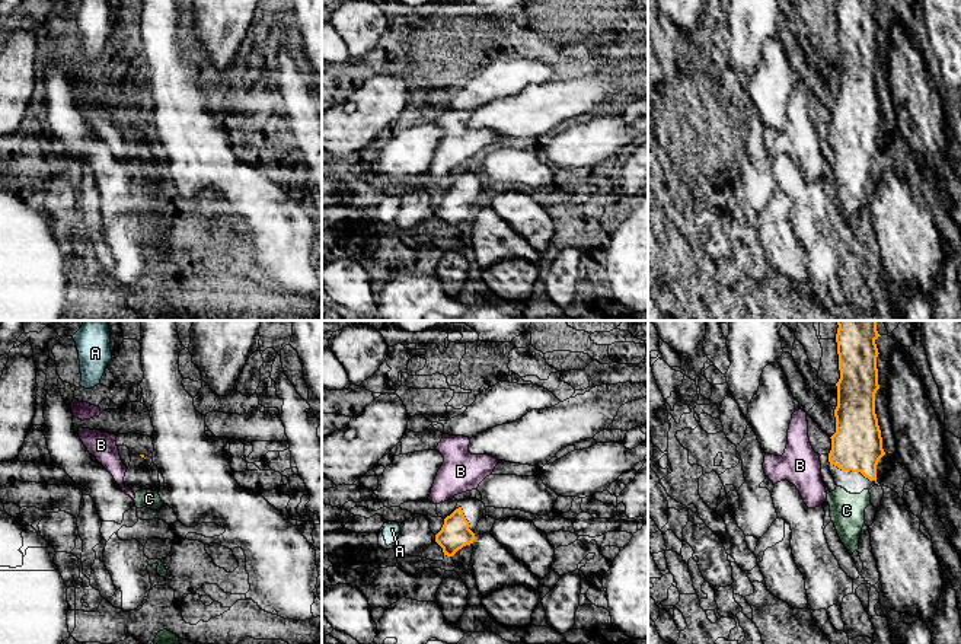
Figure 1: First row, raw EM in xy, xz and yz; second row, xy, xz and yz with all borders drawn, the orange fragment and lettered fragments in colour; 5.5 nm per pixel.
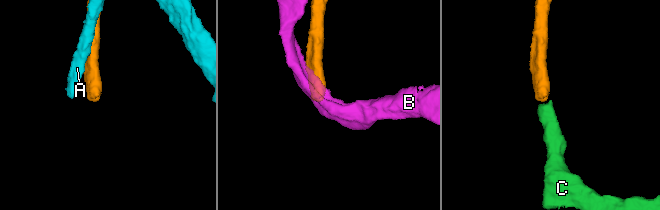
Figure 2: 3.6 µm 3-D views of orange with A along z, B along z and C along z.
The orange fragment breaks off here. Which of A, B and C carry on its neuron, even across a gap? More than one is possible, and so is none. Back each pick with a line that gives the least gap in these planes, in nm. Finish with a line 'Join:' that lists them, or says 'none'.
C: 60 nm apart
Join: C

